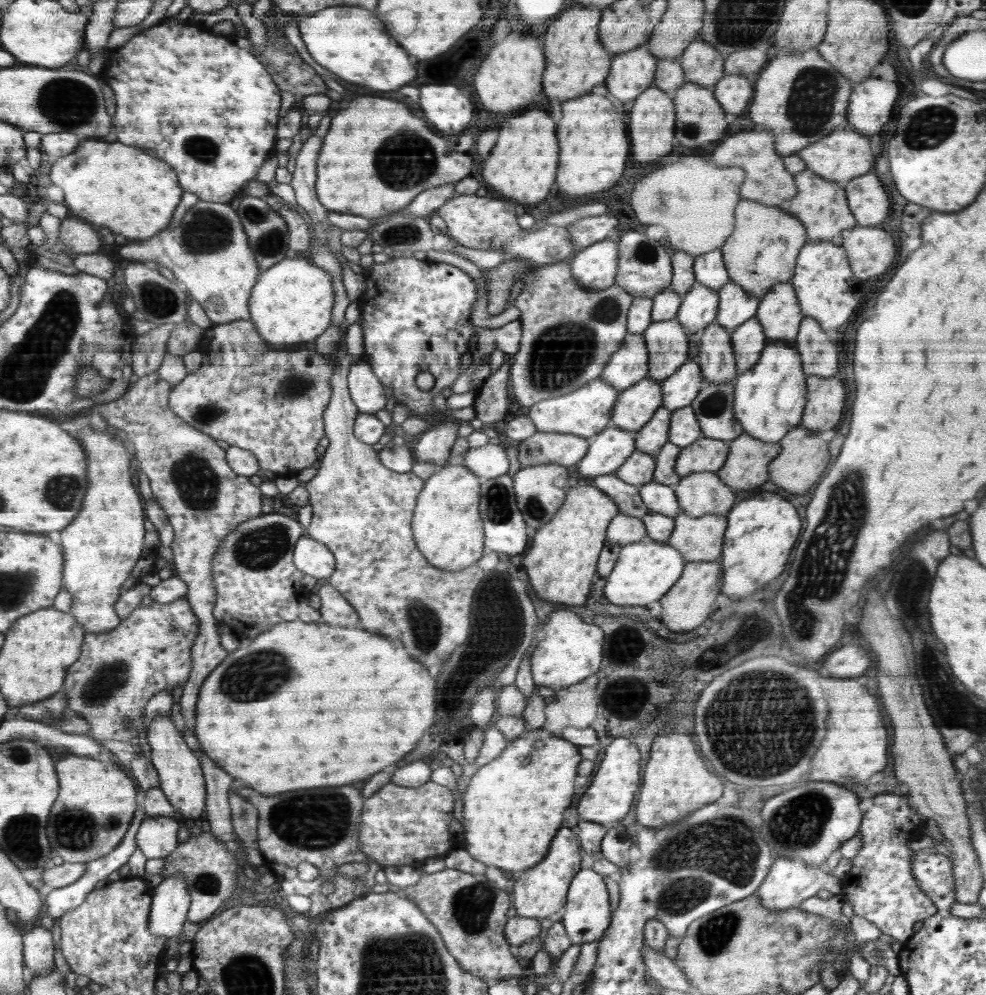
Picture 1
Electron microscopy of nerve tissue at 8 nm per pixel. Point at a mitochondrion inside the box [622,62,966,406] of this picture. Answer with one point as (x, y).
(811, 102)

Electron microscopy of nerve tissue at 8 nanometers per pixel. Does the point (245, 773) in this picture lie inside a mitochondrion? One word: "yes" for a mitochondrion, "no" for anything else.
no

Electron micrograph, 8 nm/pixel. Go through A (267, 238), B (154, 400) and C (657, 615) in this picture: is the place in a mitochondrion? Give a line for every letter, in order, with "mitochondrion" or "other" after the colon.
A: mitochondrion
B: other
C: other

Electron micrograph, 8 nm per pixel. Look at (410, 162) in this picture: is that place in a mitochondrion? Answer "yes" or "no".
yes

